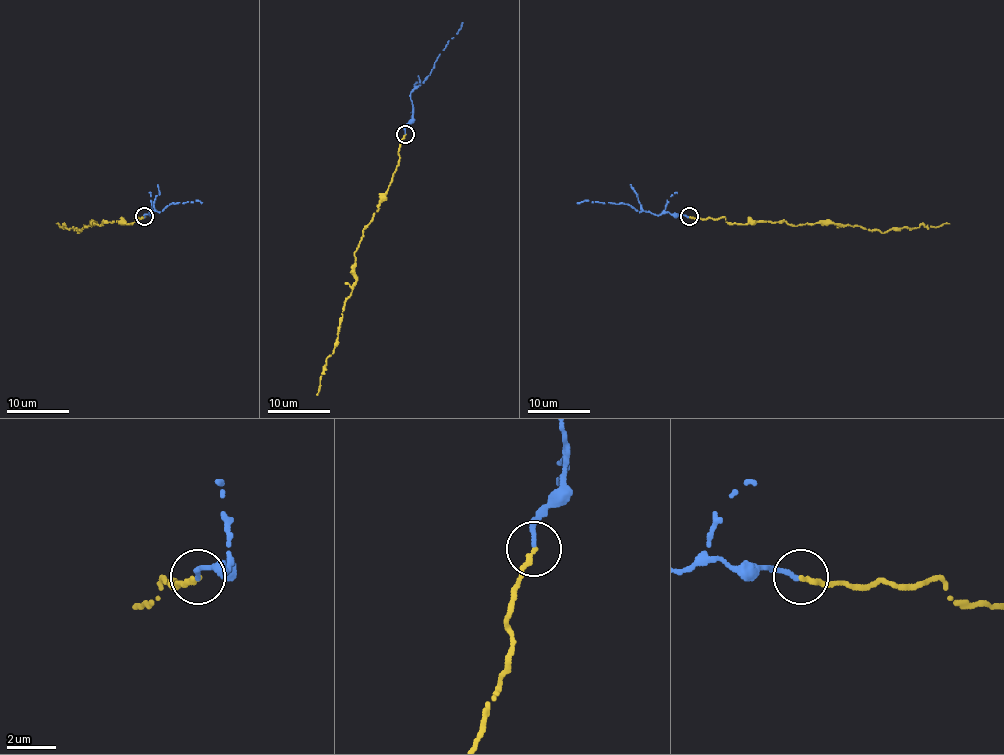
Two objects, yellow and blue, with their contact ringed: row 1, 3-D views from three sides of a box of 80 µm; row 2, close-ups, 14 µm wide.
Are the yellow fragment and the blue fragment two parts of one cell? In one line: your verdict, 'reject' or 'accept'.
reject

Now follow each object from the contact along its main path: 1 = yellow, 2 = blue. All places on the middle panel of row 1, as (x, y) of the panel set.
1: (405, 134), (397, 152), (399, 165), (354, 254), (355, 285), (344, 302), (336, 346), (326, 360), (316, 394)
2: (405, 134), (405, 126), (413, 113), (410, 93), (430, 74), (436, 57), (463, 23)

